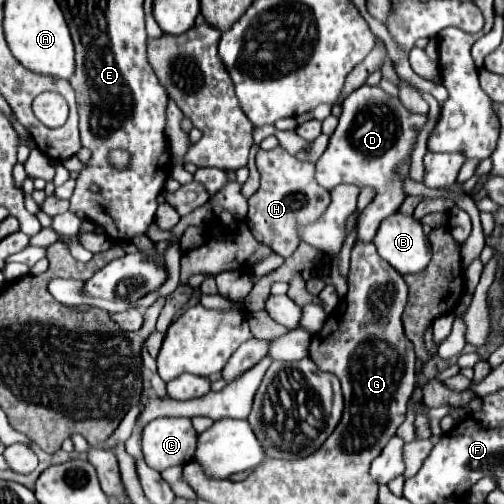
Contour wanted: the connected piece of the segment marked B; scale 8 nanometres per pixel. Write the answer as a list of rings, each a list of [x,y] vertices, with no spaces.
[[[395,212],[381,222],[373,244],[377,246],[379,256],[399,274],[417,274],[431,260],[429,240],[421,222],[401,212]]]

